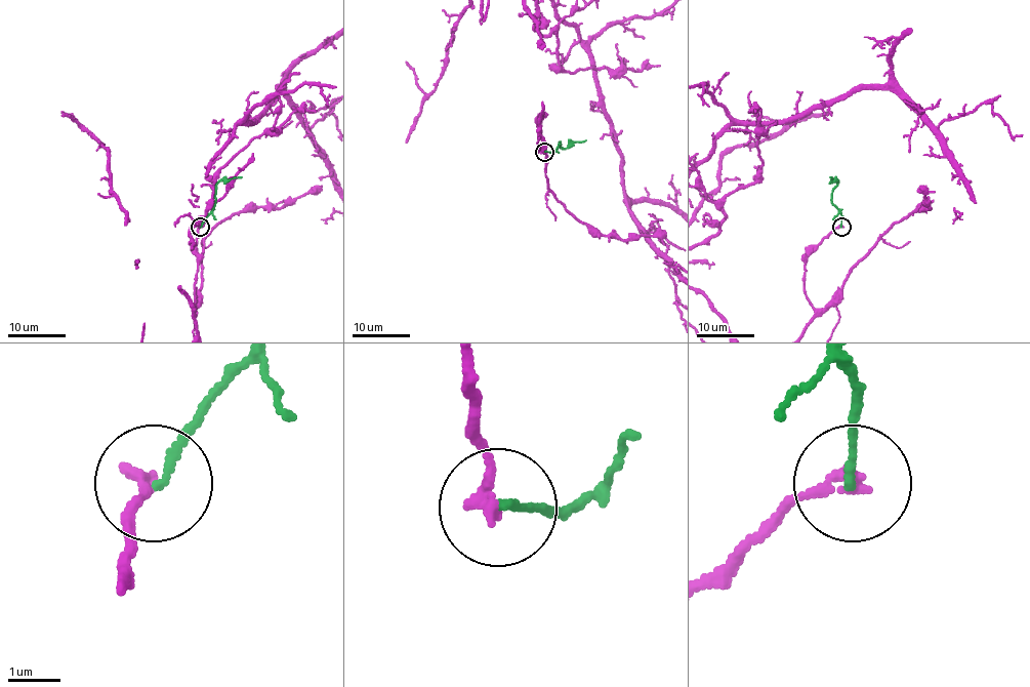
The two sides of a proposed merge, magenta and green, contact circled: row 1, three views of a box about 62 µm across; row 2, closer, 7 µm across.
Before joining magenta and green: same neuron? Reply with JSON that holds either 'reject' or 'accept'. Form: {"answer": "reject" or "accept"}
{"answer": "reject"}

